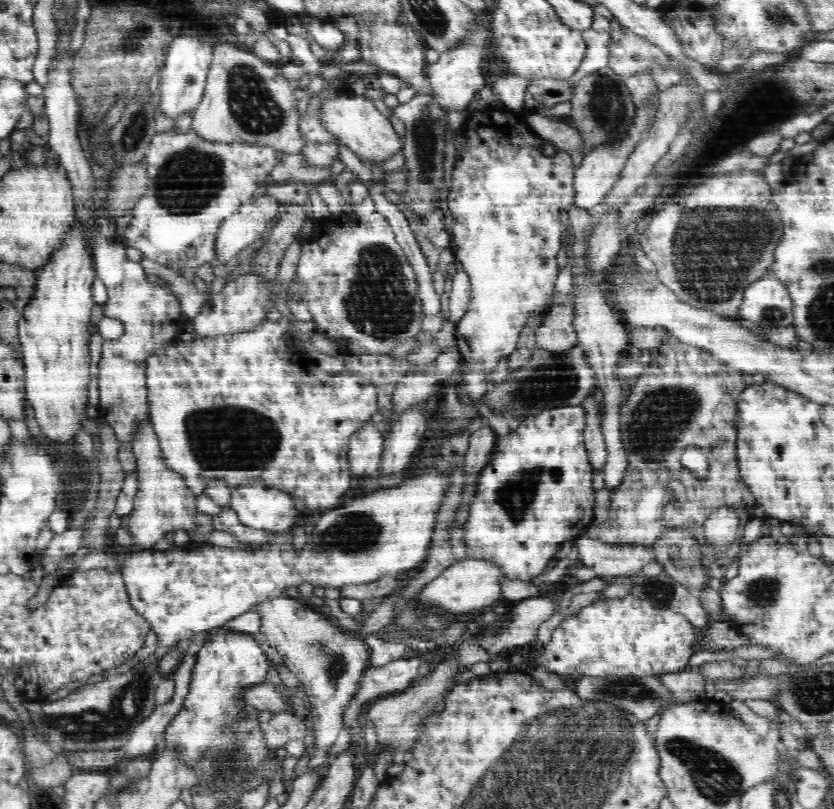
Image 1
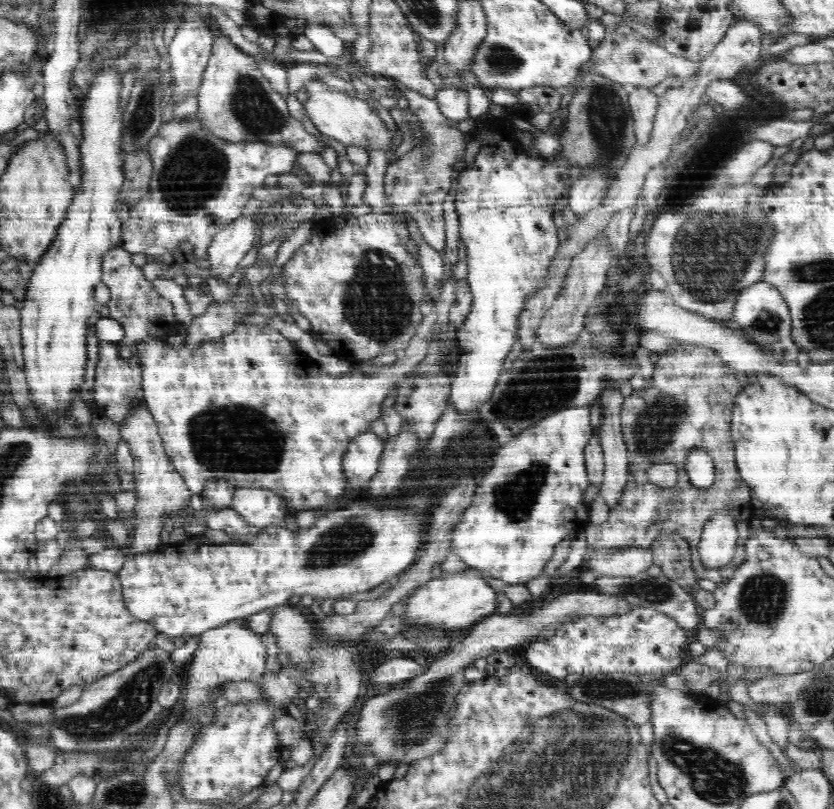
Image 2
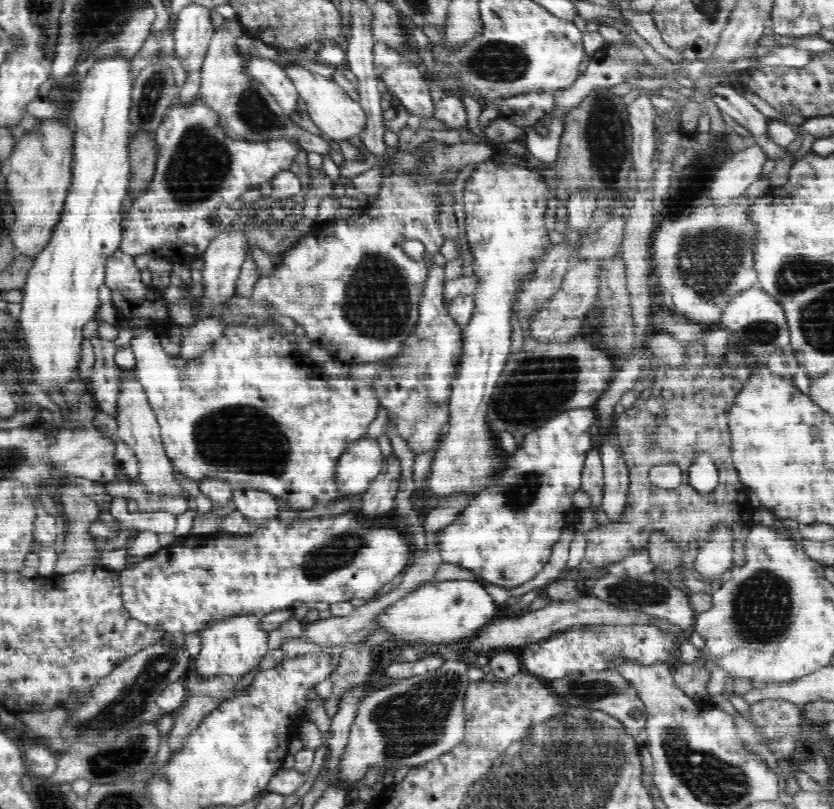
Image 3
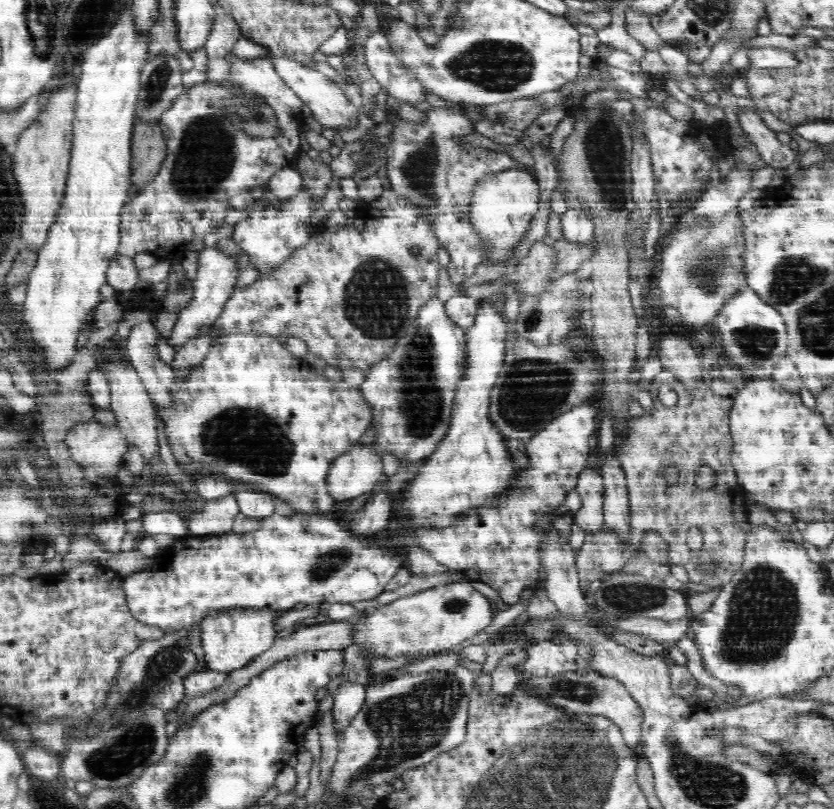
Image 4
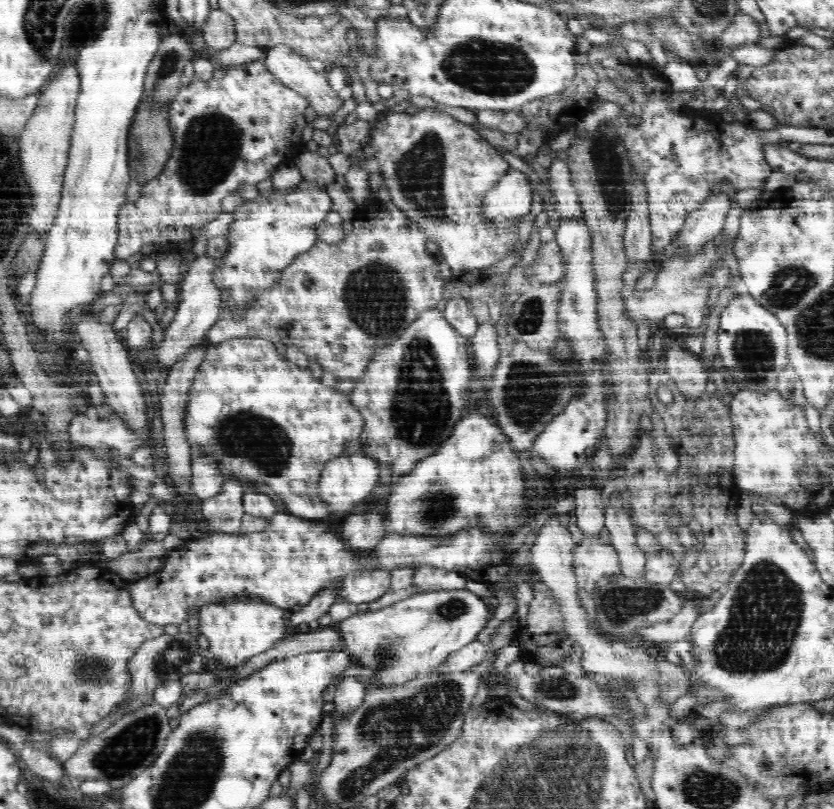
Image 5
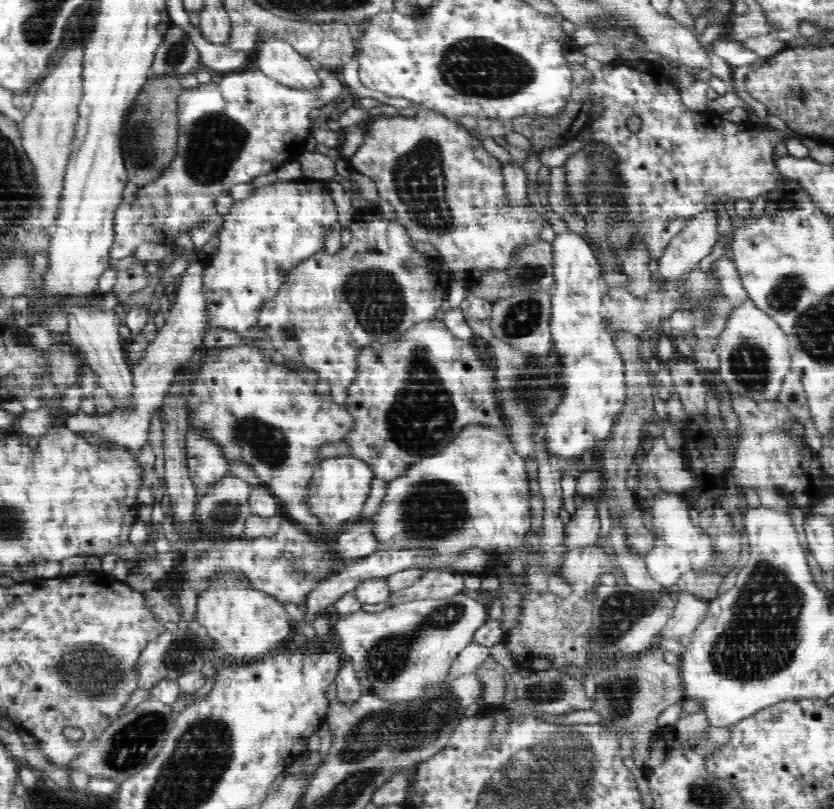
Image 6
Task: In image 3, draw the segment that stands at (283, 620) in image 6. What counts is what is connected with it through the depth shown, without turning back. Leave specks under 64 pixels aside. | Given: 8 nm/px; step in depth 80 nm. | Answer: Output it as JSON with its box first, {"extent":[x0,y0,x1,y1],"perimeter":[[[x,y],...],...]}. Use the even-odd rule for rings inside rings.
{"extent":[194,615,270,676],"perimeter":[[[261,615],[238,616],[236,619],[216,622],[212,627],[200,631],[201,650],[194,666],[200,676],[237,676],[258,670],[261,660],[270,650],[268,648],[269,633],[261,630]]]}

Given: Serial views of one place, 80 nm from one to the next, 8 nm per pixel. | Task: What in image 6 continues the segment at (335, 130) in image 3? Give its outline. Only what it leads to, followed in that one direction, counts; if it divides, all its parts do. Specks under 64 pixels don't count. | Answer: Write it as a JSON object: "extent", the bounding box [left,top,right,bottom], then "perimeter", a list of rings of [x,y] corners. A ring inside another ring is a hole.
{"extent":[252,39,321,91],"perimeter":[[[270,39],[260,44],[255,52],[252,61],[266,77],[298,91],[321,90],[321,72],[314,70],[308,58],[300,55],[290,44]]]}

